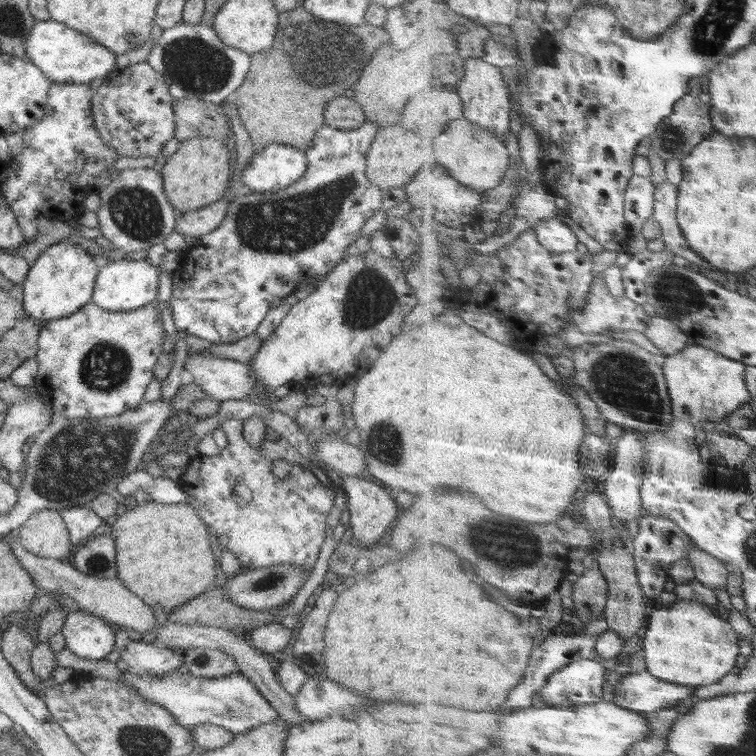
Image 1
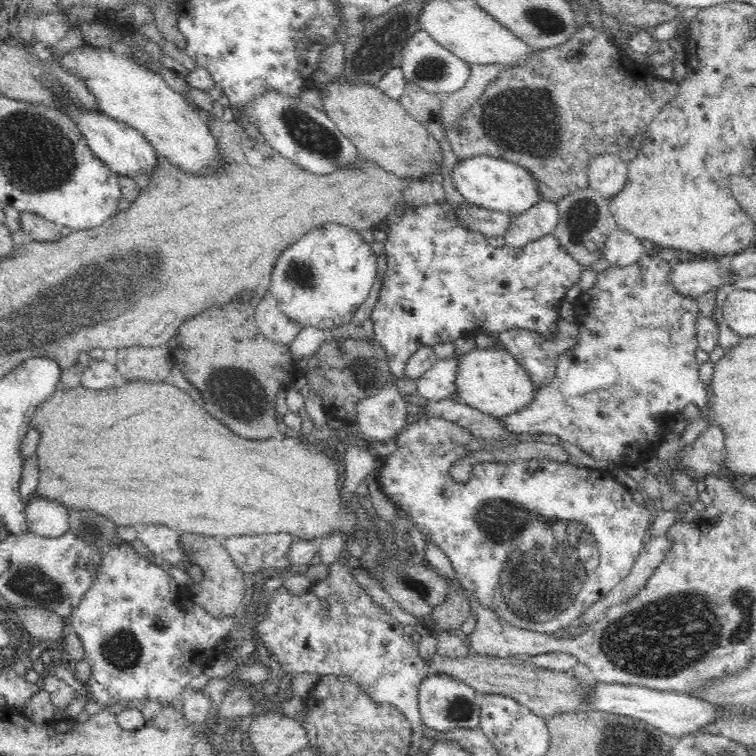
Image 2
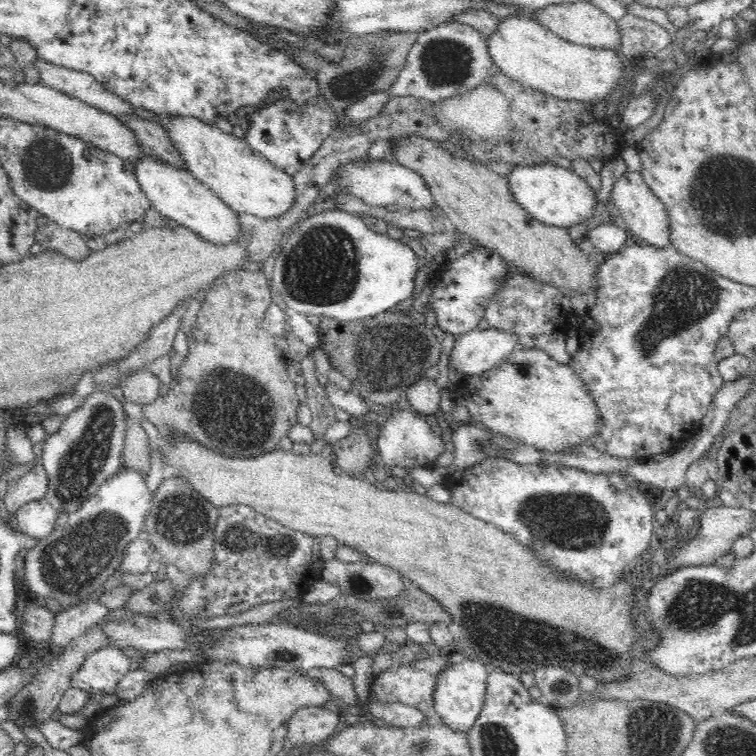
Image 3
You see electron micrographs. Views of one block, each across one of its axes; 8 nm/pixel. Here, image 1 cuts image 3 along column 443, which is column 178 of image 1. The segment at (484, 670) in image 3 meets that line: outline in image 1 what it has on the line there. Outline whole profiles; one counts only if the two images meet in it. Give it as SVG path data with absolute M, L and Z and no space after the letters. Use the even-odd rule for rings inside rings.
M185 669L160 678L124 672L120 680L136 687L142 697L166 707L176 717L176 721L188 730L192 730L196 724L210 723L238 734L262 724L274 724L279 716L266 697L239 670L220 678L197 677Z

